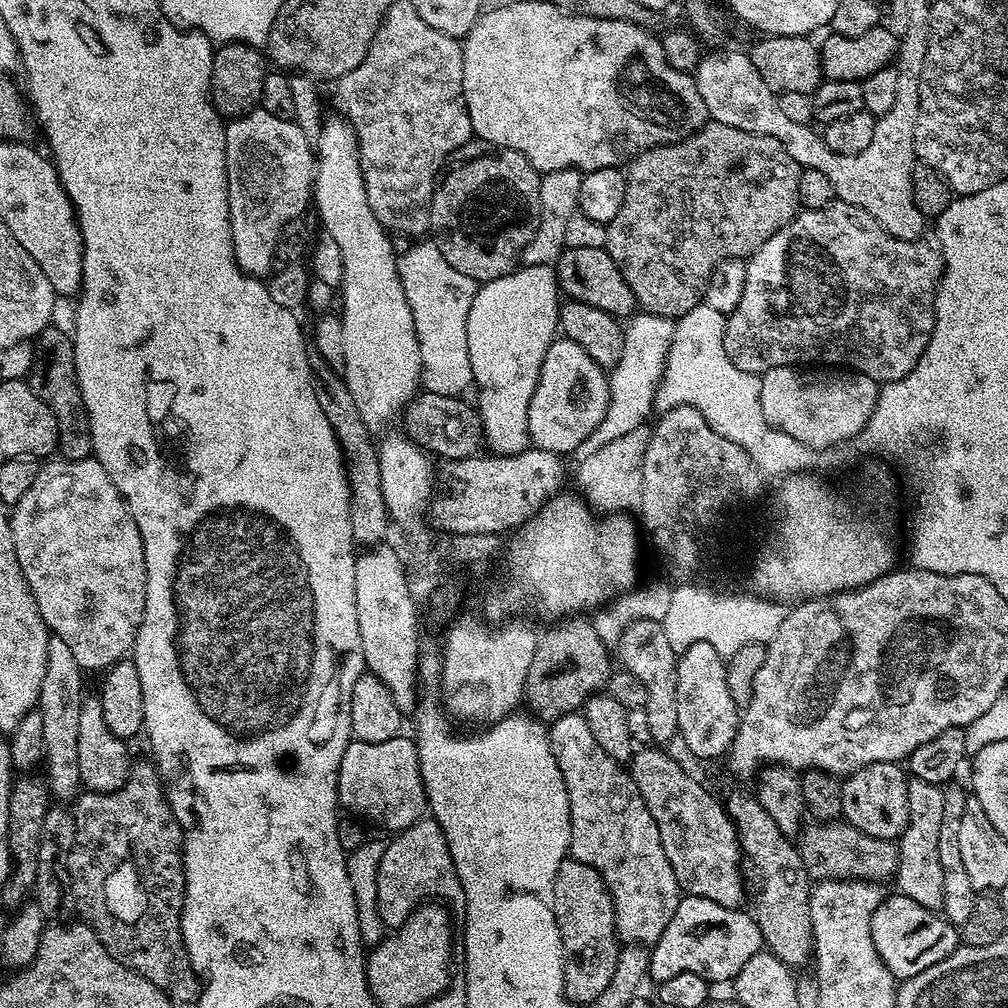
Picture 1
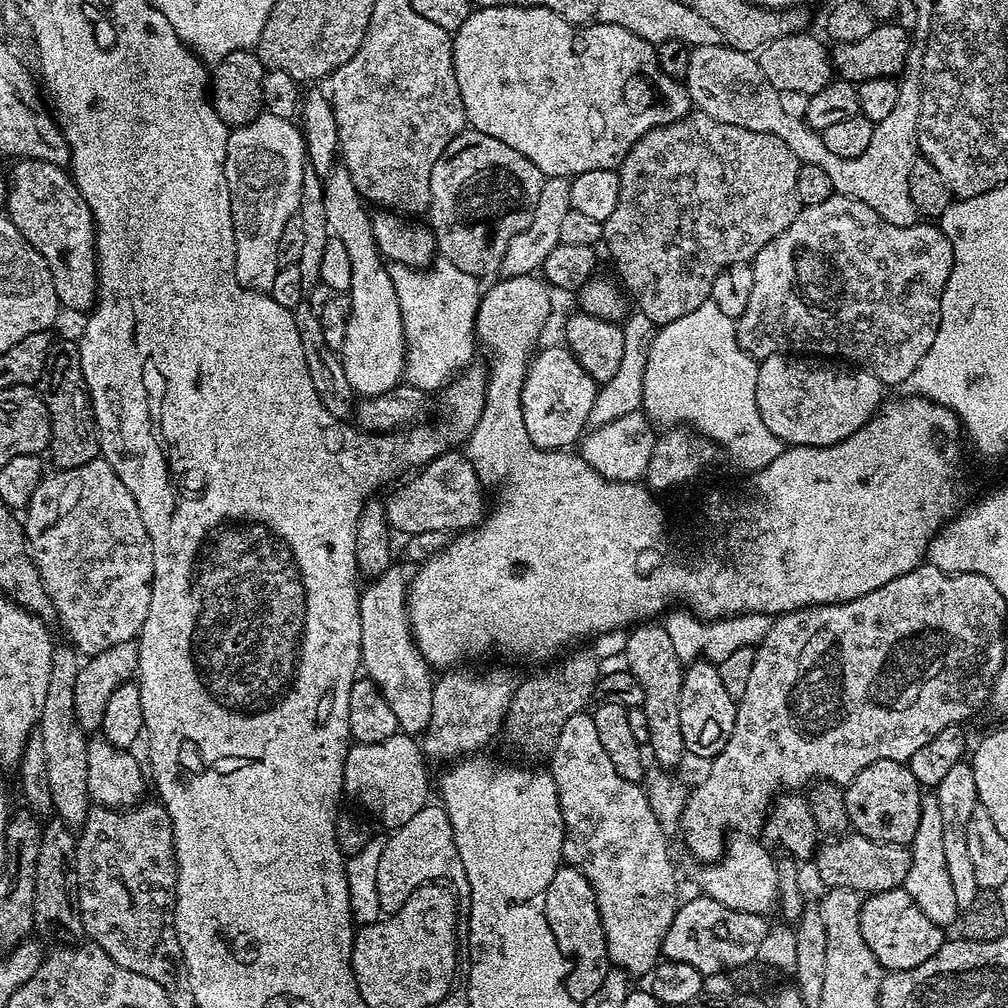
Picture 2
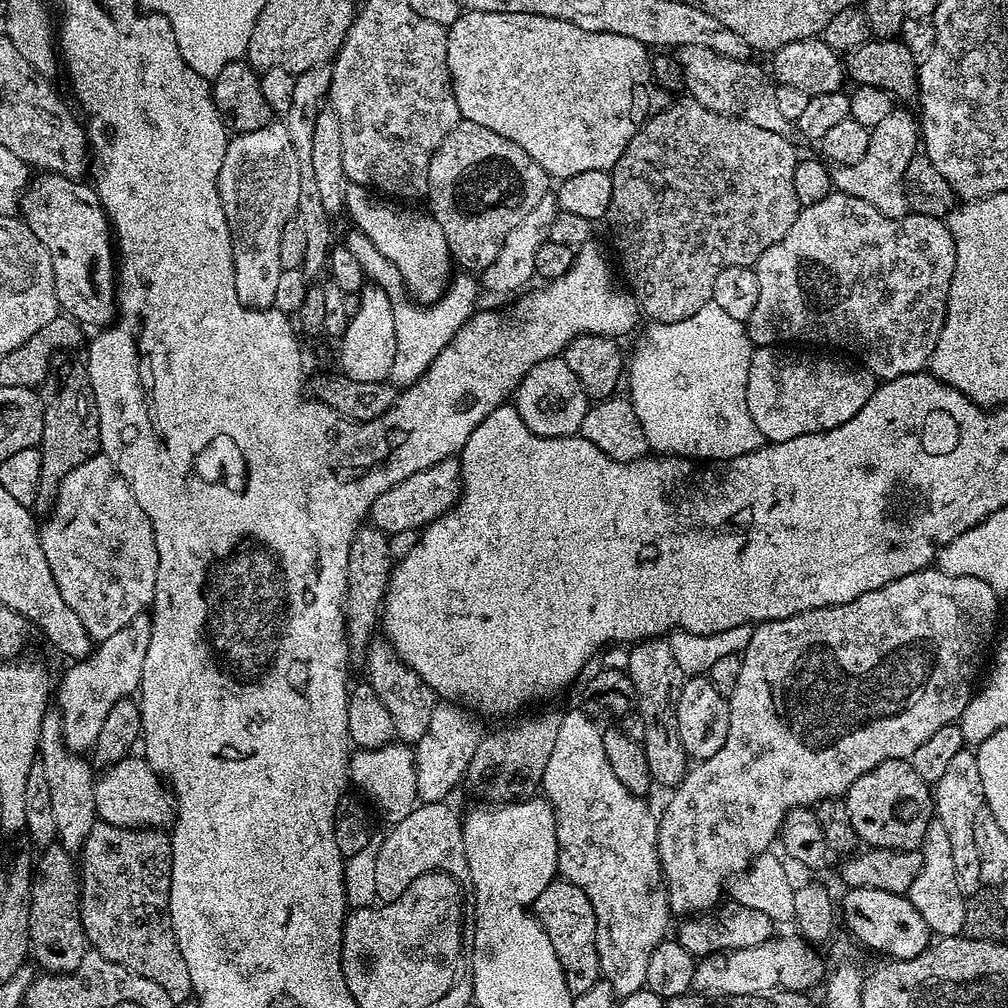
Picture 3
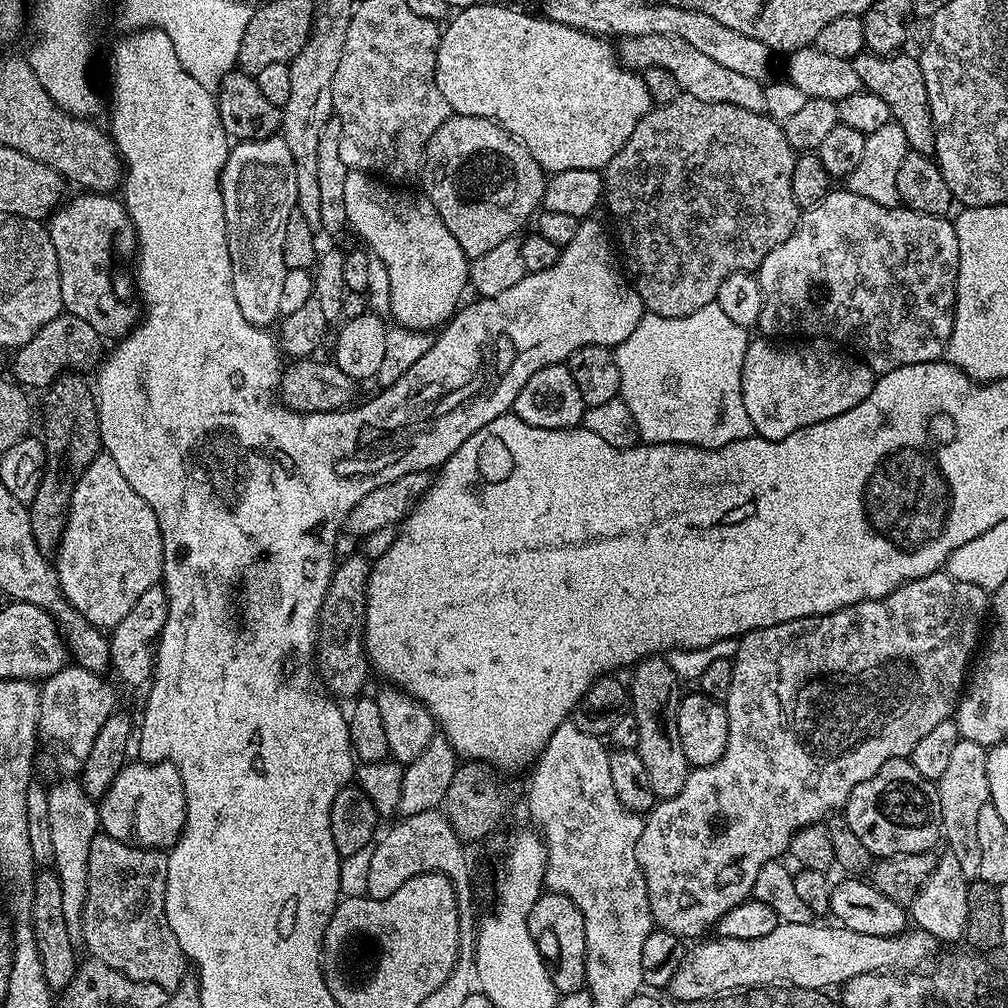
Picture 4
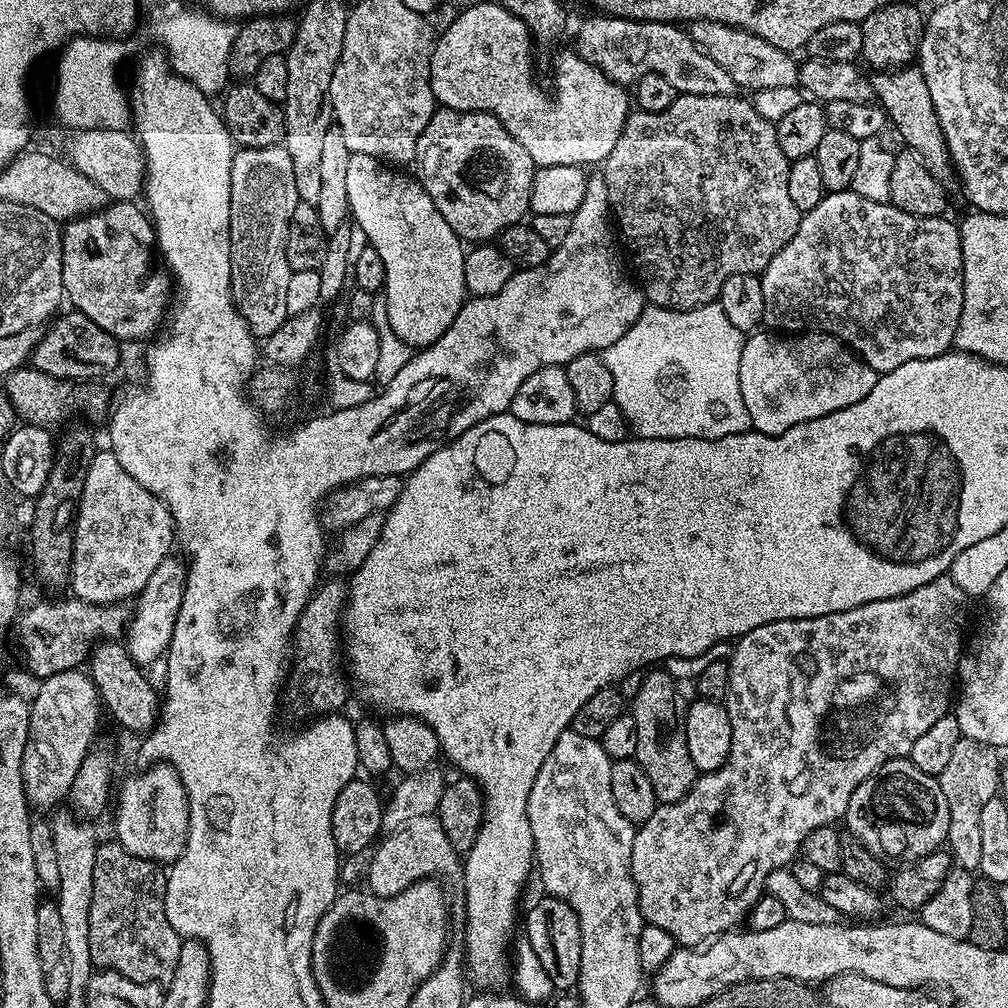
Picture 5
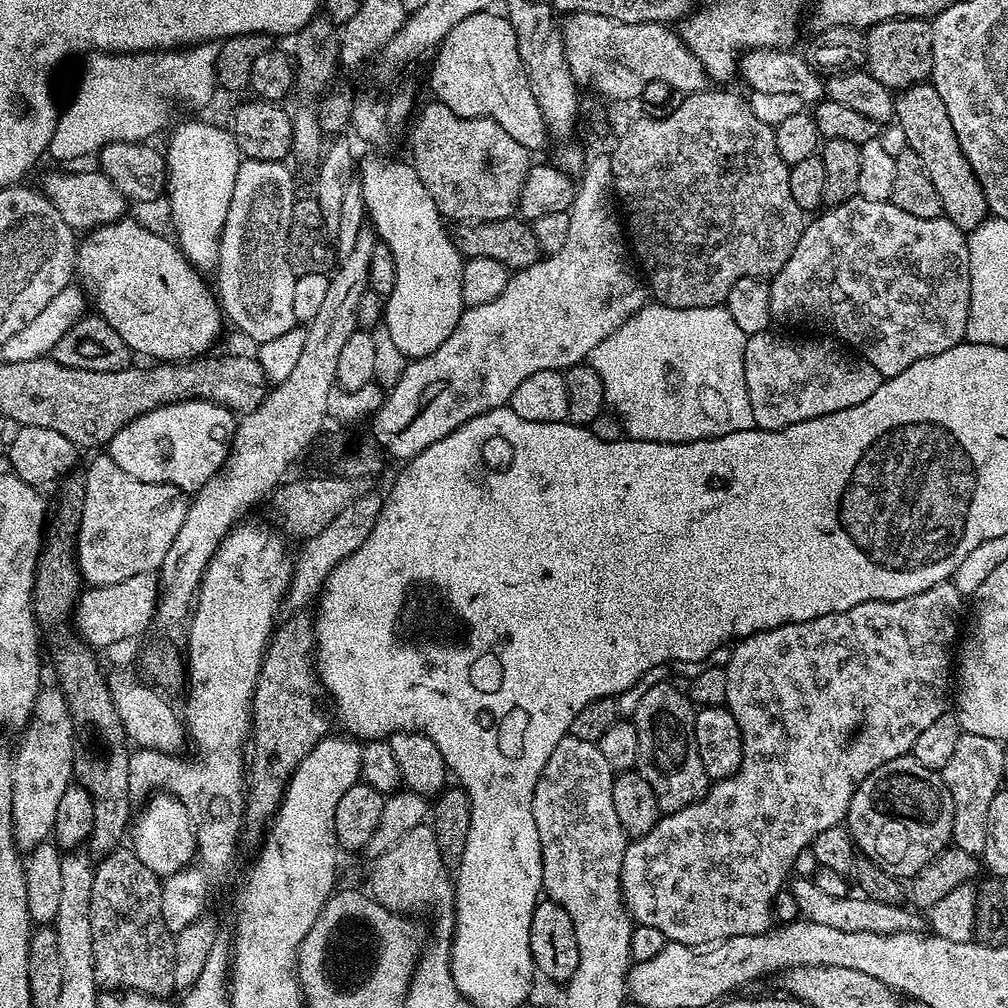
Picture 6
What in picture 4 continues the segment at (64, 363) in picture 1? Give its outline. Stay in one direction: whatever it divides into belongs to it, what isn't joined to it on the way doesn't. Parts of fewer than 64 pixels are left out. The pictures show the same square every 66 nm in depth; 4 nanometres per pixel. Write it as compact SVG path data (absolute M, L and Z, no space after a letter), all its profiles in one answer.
M61 374L48 385L44 396L44 428L42 433L44 449L46 450L46 466L42 474L42 482L38 486L38 494L34 494L32 503L27 505L30 514L30 530L34 530L34 542L46 554L55 553L60 547L60 539L68 521L68 511L72 505L74 486L82 478L82 474L94 462L96 456L101 455L100 442L100 409L97 397L88 389L88 384L80 374Z

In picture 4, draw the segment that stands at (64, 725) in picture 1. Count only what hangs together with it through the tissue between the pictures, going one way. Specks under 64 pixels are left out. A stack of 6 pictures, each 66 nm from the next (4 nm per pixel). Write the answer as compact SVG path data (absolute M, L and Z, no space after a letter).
M60 778L56 785L48 788L48 797L54 845L51 867L62 882L62 910L66 913L70 938L79 941L84 930L86 890L90 886L90 842L94 842L94 838L101 831L100 809L97 801L86 794L83 785L76 778Z

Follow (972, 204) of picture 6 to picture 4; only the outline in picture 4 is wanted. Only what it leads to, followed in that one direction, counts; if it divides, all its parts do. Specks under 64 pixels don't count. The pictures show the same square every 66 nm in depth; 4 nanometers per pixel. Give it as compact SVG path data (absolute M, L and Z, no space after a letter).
M865 50L851 62L858 73L861 85L867 91L878 94L878 98L882 98L882 102L890 106L892 120L898 126L902 126L902 130L906 130L909 149L913 152L932 154L936 150L936 131L932 125L926 82L922 78L922 66L915 55L904 55L877 56L876 53Z

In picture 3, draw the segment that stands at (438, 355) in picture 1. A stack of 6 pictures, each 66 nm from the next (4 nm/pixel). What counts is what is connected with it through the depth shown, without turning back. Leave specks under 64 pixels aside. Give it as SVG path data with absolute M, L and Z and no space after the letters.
M354 226L349 227L349 232L345 234L342 244L343 247L350 250L350 254L354 254L354 258L358 258L365 277L375 287L384 290L386 298L392 300L394 362L390 365L388 380L397 389L403 390L418 378L422 378L422 374L426 374L430 362L434 362L434 358L438 358L438 354L442 354L442 350L452 341L454 334L458 334L461 326L472 317L473 312L477 311L477 277L472 274L453 275L448 287L444 289L443 296L423 304L408 295L408 289L402 282L402 276L398 274L398 266L394 266L394 262L390 262L390 258L378 254L378 246L374 246L374 242L370 242L370 238L366 238L366 234L362 234Z

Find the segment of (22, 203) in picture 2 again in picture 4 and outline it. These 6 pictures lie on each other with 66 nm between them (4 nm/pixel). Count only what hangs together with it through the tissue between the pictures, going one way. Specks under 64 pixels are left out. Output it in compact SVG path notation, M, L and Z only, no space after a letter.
M91 190L79 194L81 196L73 200L65 199L46 224L50 240L54 242L54 254L58 254L64 312L82 318L82 322L90 322L105 338L110 335L120 338L137 323L138 316L112 293L112 251L116 244L133 243L132 219L128 217L123 199L116 197L115 200L115 195Z

